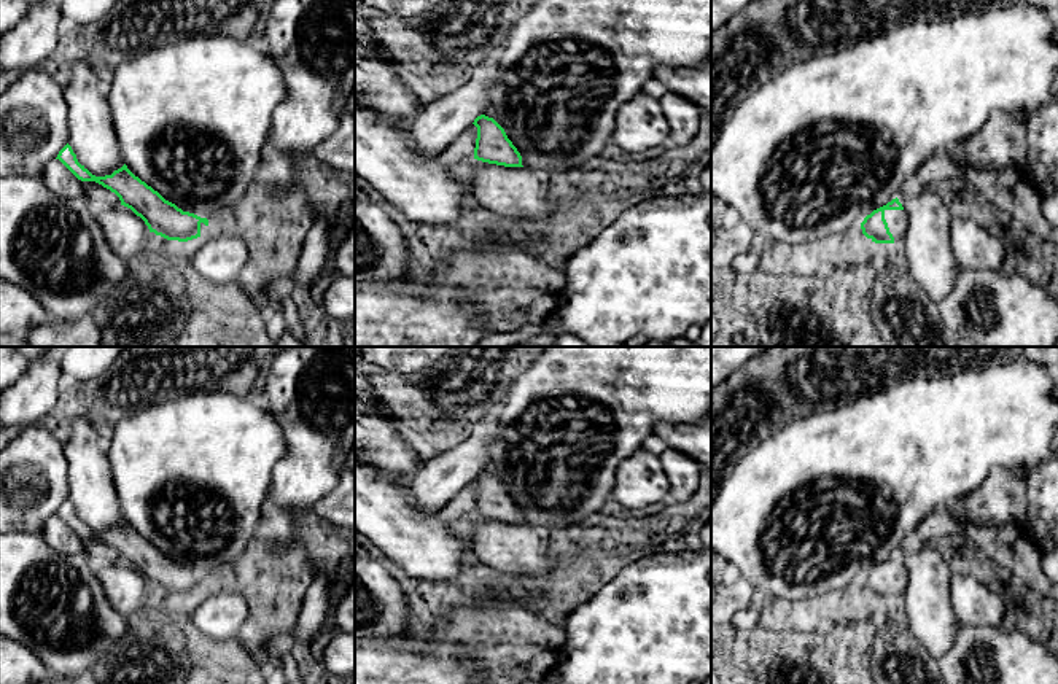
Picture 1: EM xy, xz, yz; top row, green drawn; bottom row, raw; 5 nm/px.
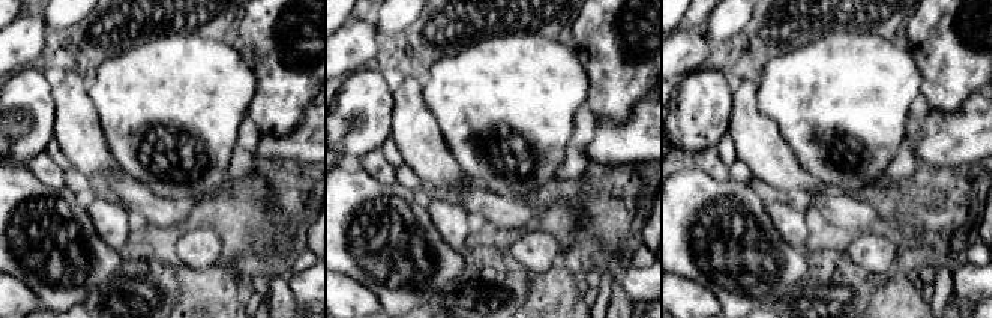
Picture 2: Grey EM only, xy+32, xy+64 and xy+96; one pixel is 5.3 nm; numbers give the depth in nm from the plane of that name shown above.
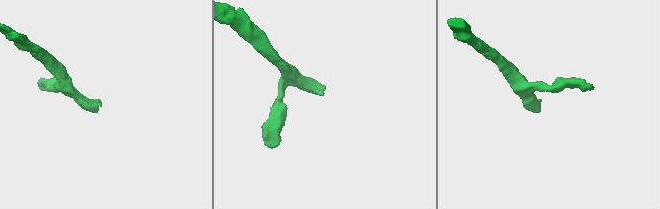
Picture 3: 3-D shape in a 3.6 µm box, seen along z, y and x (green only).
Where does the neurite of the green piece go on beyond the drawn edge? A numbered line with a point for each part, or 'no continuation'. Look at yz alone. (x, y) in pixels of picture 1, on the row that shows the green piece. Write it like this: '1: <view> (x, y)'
1: yz (896, 220)

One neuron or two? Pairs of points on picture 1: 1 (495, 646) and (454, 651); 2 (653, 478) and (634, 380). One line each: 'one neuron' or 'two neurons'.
1: two neurons
2: two neurons

